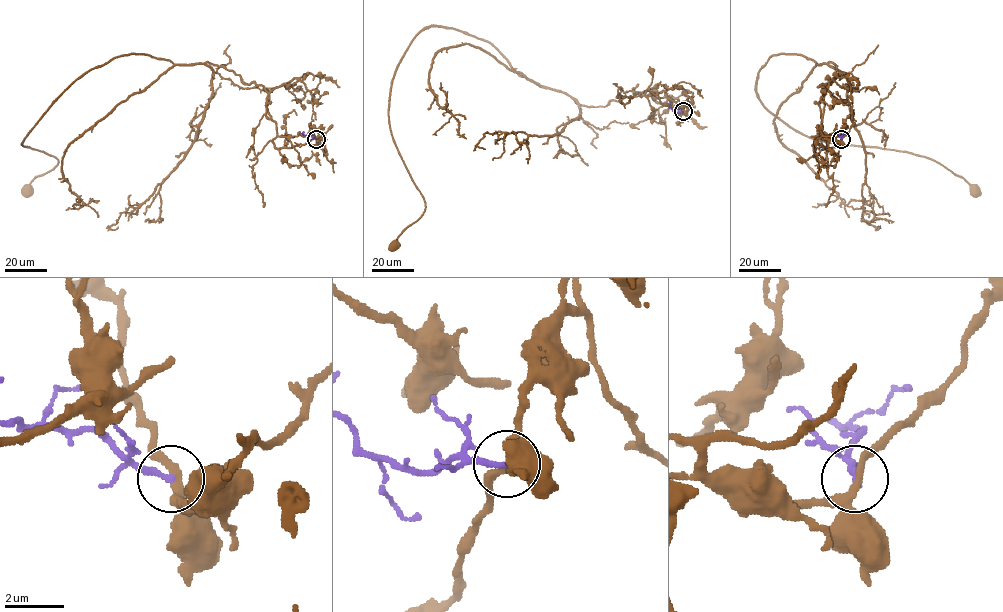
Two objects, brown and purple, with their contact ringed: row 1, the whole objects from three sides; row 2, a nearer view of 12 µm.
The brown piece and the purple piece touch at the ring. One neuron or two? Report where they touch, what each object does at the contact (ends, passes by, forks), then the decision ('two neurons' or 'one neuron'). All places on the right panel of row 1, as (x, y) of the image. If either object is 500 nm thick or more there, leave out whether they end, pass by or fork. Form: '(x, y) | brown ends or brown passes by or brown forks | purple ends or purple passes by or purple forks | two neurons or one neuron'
(841, 139) | brown forks | purple ends | two neurons

